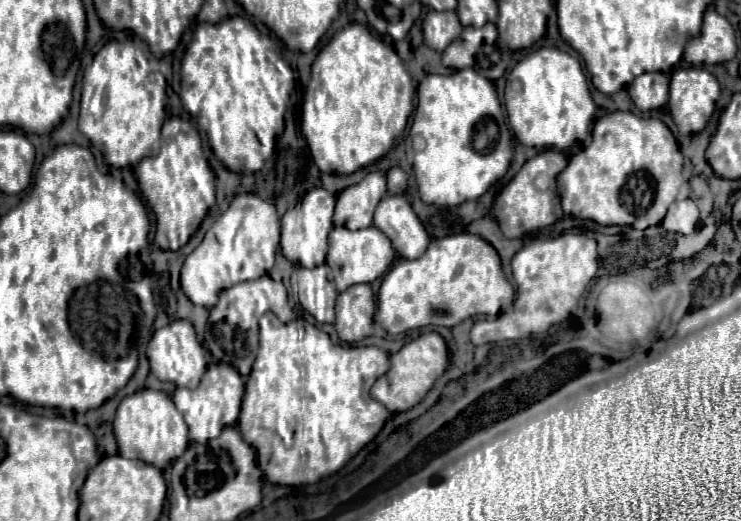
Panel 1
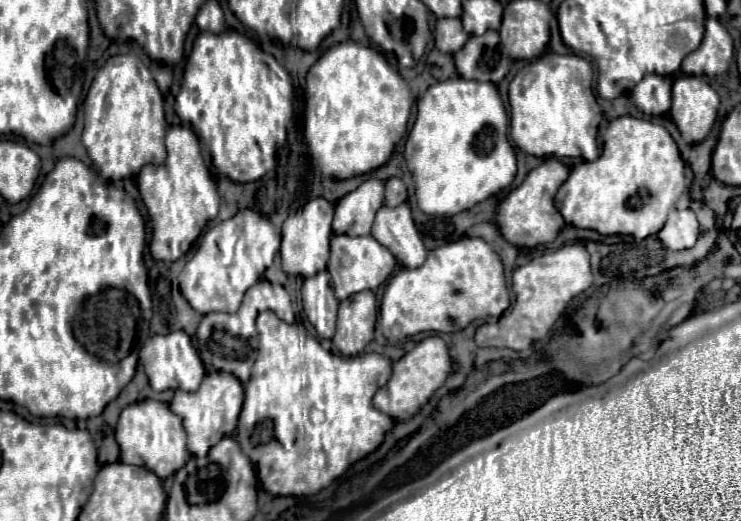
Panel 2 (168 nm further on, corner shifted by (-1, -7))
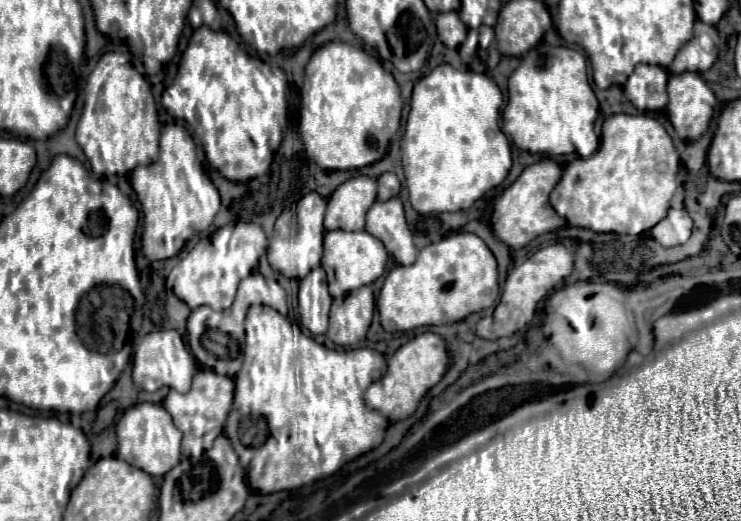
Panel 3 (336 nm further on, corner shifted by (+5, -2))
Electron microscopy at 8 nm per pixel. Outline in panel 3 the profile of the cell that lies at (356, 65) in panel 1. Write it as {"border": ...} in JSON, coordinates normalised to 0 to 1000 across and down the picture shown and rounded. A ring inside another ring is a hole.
{"border":[[[443,81],[421,104],[406,169],[404,253],[414,305],[435,326],[478,326],[510,311],[521,296],[529,257],[540,246],[540,219],[543,184],[532,146],[489,92],[467,81]]]}

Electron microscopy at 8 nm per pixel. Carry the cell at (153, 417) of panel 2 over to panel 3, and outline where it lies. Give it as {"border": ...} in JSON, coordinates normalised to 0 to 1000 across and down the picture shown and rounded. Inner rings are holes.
{"border":[[[181,775],[175,779],[157,818],[159,864],[157,875],[202,914],[221,914],[243,887],[243,845],[246,829],[235,818],[229,795],[216,775]]]}

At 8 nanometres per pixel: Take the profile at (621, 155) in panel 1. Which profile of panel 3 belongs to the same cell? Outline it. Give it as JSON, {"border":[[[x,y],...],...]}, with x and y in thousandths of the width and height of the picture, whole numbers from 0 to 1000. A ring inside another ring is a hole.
{"border":[[[829,219],[812,238],[812,276],[796,303],[769,311],[742,372],[742,392],[769,434],[802,445],[864,449],[885,434],[904,399],[918,299],[896,242],[877,223]]]}

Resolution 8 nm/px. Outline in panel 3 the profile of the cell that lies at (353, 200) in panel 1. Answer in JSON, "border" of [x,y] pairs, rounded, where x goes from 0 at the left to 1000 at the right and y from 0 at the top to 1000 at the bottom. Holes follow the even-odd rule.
{"border":[[[483,338],[459,353],[443,380],[440,441],[489,441],[497,399],[507,388],[507,345]]]}

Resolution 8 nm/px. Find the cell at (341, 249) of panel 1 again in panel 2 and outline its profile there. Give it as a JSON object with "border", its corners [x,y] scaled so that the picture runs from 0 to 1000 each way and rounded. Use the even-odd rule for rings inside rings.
{"border":[[[451,451],[445,459],[443,524],[448,528],[451,559],[453,559],[453,570],[459,570],[459,578],[470,574],[472,566],[478,566],[483,559],[510,555],[526,532],[532,512],[534,512],[532,489],[518,470],[513,470],[507,459],[502,459],[502,451],[494,451],[494,455]]]}

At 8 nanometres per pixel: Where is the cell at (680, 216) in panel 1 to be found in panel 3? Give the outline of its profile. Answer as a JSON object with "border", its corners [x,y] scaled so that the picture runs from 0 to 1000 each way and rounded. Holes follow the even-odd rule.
{"border":[[[904,399],[901,415],[877,441],[880,457],[891,464],[896,476],[910,476],[923,468],[931,457],[931,445],[934,445],[934,418],[923,399],[920,403]]]}

